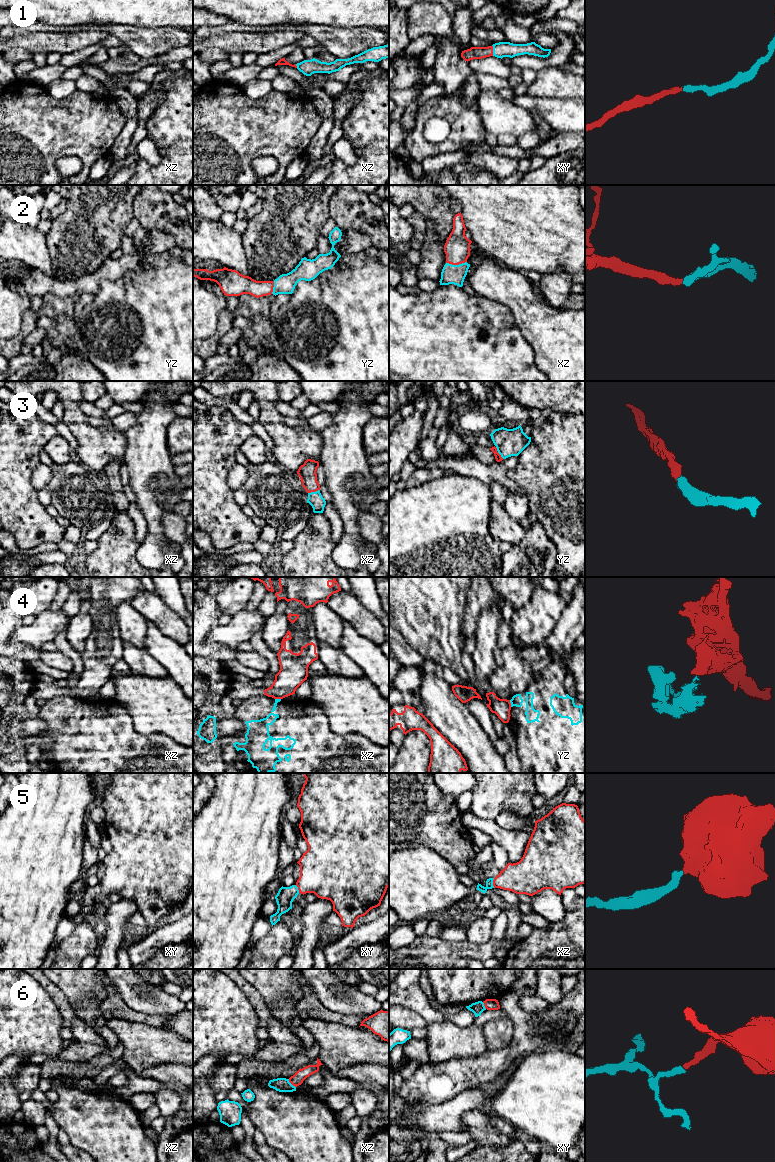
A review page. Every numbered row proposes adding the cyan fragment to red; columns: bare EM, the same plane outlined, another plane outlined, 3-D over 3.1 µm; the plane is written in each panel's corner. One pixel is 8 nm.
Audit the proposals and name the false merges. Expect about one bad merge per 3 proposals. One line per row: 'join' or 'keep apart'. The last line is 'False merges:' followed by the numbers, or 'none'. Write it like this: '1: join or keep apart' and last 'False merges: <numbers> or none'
1: join
2: join
3: join
4: keep apart
5: join
6: keep apart
False merges: 4, 6

